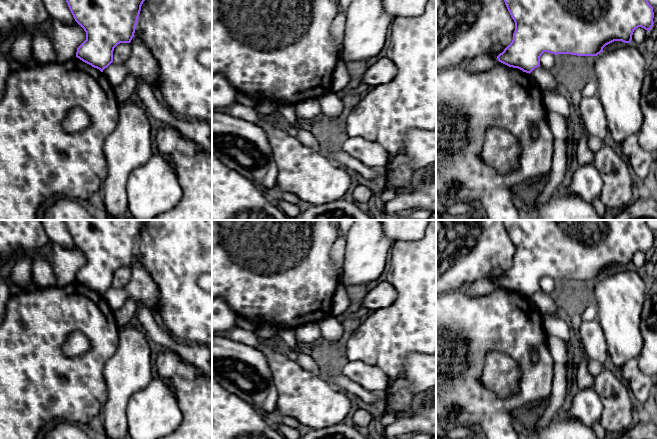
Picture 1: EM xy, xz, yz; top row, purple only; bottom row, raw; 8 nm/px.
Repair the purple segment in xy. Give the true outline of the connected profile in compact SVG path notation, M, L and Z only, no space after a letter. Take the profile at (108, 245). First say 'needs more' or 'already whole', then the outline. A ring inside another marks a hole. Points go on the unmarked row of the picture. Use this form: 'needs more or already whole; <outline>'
already whole; M63 220L75 245L86 256L86 264L77 272L76 281L101 296L113 286L114 272L120 267L130 267L147 220Z

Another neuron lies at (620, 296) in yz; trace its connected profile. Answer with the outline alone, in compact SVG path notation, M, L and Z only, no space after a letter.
M631 267L618 273L607 273L595 281L597 319L617 372L628 360L637 360L641 355L643 337L640 323L645 283L637 270Z

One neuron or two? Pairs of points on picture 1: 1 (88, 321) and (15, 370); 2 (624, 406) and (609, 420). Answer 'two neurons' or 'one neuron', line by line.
1: one neuron
2: one neuron

